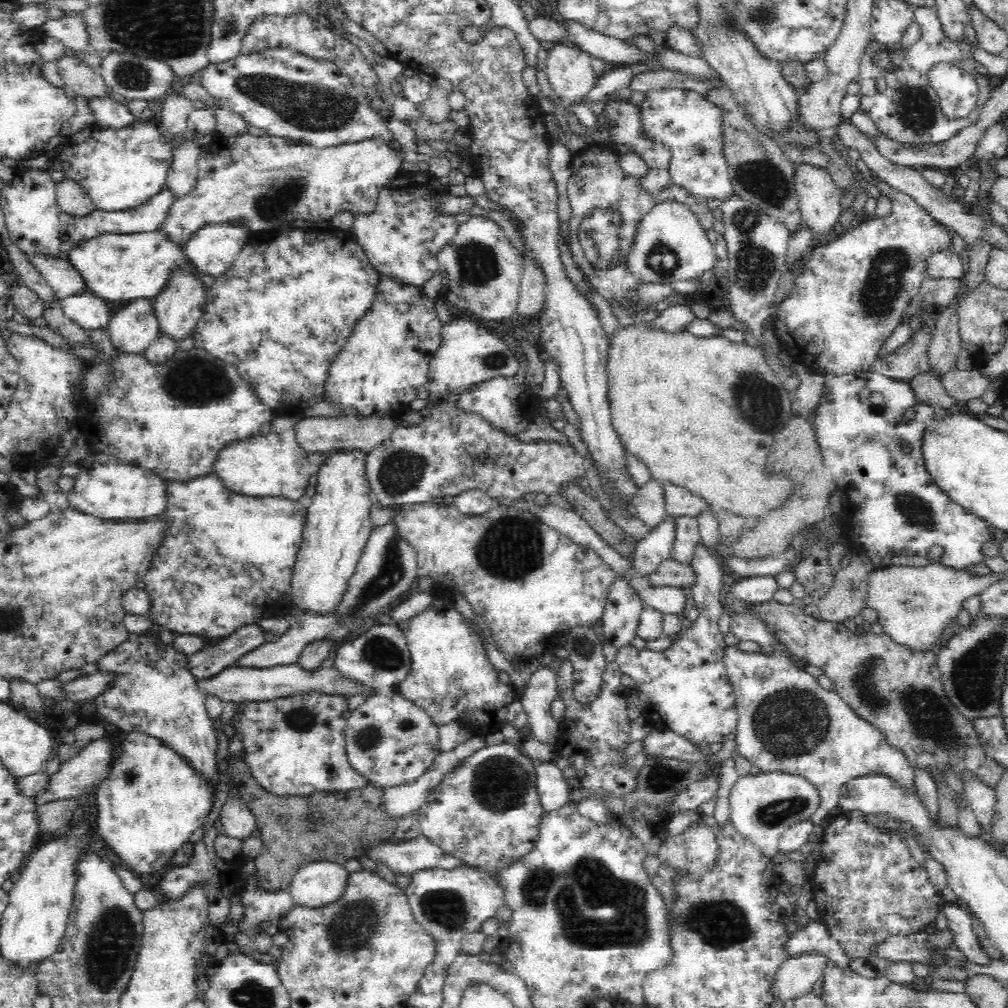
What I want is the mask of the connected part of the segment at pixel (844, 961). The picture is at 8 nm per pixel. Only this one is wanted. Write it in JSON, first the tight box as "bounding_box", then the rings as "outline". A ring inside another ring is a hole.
{"bounding_box":[786,919,850,968],"outline":[[[821,919],[811,920],[804,929],[798,929],[790,940],[786,942],[786,947],[790,951],[790,957],[808,951],[818,951],[834,962],[838,968],[846,968],[850,964],[850,958],[845,955],[844,949],[831,937],[826,925]]]}

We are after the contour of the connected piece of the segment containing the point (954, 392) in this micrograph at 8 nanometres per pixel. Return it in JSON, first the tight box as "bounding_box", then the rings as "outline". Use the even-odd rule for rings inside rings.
{"bounding_box":[937,367,994,410],"outline":[[[978,367],[962,371],[955,368],[946,374],[938,375],[937,378],[939,378],[944,391],[956,399],[962,410],[969,400],[981,398],[994,381],[980,372]]]}

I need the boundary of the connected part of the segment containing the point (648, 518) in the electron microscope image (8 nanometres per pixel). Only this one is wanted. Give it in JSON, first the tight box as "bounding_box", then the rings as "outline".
{"bounding_box":[633,479,666,529],"outline":[[[650,479],[636,492],[633,500],[634,516],[640,518],[649,529],[658,526],[666,514],[664,500],[665,482]]]}

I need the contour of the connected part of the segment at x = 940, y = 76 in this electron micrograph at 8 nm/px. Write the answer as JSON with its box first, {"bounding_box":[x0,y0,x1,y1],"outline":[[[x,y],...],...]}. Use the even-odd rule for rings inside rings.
{"bounding_box":[927,63,979,120],"outline":[[[936,63],[927,72],[927,83],[939,97],[945,118],[962,120],[973,112],[979,97],[975,79],[950,63]]]}

